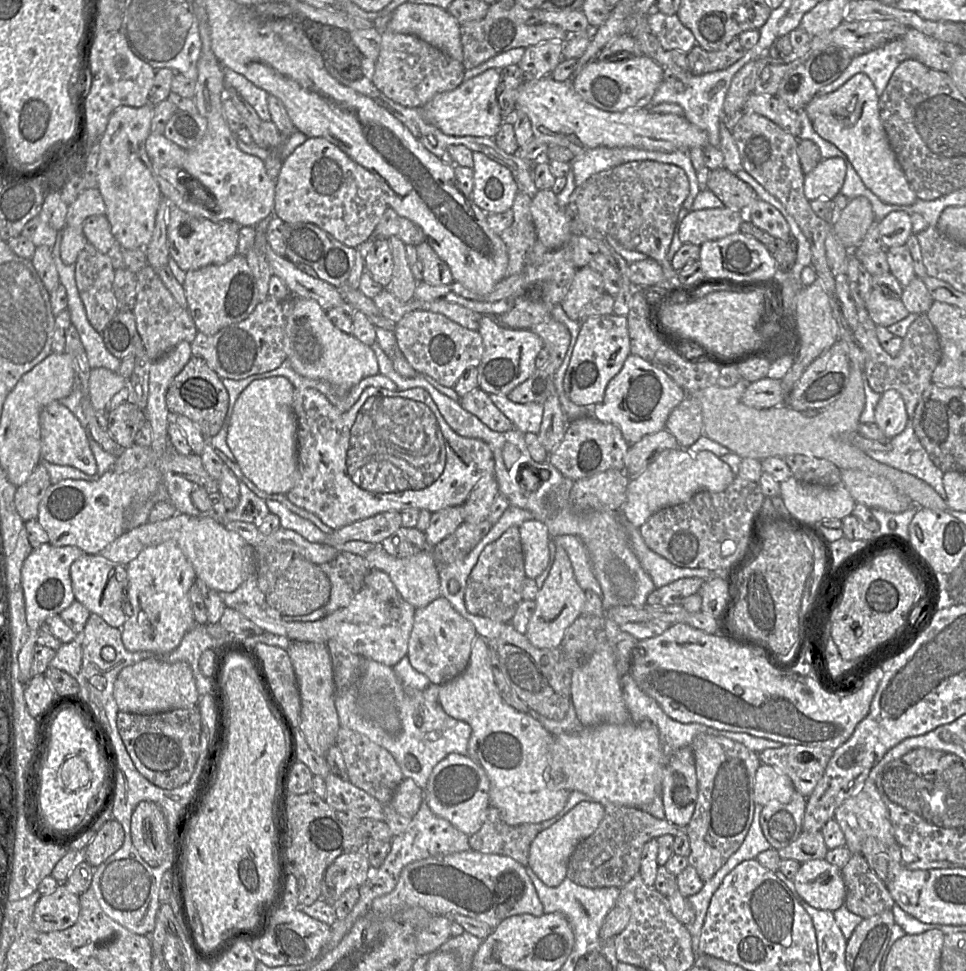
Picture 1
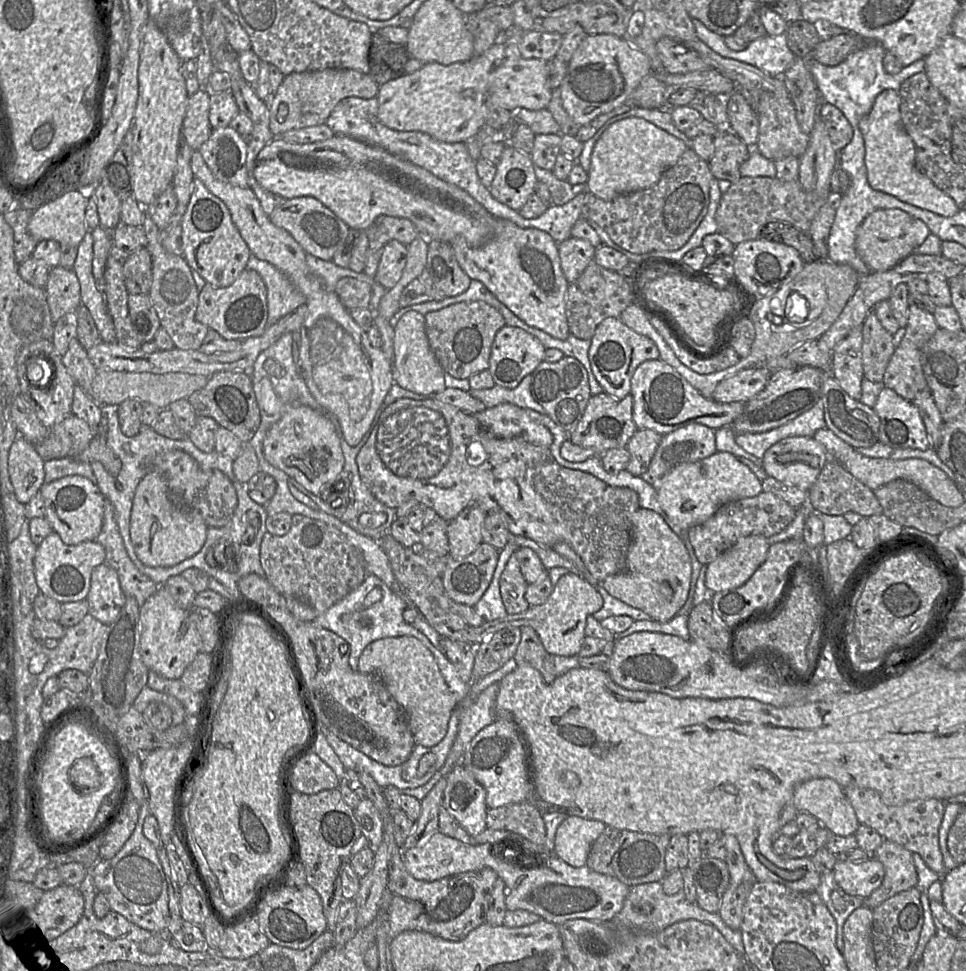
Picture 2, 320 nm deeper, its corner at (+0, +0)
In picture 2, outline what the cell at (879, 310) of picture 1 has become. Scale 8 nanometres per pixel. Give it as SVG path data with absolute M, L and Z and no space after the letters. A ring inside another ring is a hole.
M909 305L909 318L905 327L905 335L900 345L895 348L887 365L882 382L884 387L893 389L897 394L909 401L912 401L916 394L923 390L931 392L923 373L921 357L923 347L938 328L939 326L932 313Z

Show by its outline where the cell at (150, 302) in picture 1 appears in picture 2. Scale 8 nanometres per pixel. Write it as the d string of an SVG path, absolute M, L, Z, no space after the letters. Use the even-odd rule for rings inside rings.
M148 213L145 214L142 228L146 235L146 248L152 260L152 282L148 296L159 318L160 326L171 337L174 348L199 350L209 328L195 318L199 291L192 277L191 268L182 255L174 255L164 249L161 244L161 231Z

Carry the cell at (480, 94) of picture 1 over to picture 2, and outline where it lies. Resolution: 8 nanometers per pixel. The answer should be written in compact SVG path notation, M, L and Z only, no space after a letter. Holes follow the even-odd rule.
M495 42L482 55L466 62L442 65L435 62L425 63L419 70L405 74L380 86L378 99L379 121L398 131L420 131L446 143L468 142L475 138L486 123L486 98L492 73L505 59L505 44Z

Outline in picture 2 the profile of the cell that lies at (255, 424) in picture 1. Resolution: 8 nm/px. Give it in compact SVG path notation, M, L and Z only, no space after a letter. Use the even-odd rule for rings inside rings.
M292 405L268 430L262 446L263 456L273 467L283 471L290 479L297 481L305 490L319 495L327 483L333 483L344 467L344 455L332 419L324 412L306 405Z

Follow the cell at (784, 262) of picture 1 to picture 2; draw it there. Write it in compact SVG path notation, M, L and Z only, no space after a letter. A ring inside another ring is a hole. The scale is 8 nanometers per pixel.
M769 222L762 227L760 237L795 248L805 264L818 260L809 233L802 232L790 223Z

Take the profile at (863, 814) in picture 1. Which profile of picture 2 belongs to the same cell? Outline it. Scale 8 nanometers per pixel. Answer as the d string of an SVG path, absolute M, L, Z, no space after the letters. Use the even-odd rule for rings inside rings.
M883 840L872 857L883 864L884 878L879 888L866 898L866 907L874 909L895 894L917 885L918 876L912 855L913 853L903 846Z

